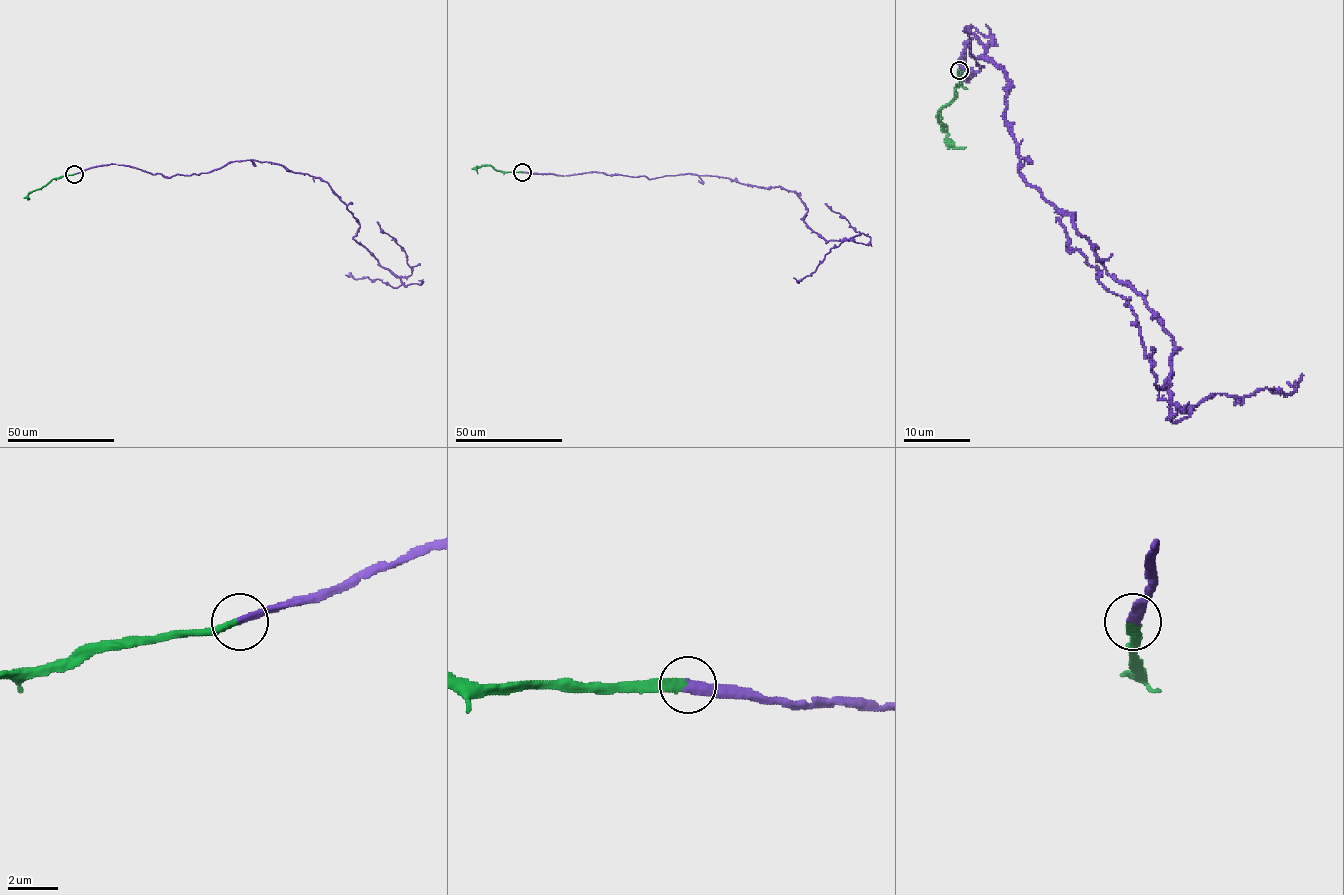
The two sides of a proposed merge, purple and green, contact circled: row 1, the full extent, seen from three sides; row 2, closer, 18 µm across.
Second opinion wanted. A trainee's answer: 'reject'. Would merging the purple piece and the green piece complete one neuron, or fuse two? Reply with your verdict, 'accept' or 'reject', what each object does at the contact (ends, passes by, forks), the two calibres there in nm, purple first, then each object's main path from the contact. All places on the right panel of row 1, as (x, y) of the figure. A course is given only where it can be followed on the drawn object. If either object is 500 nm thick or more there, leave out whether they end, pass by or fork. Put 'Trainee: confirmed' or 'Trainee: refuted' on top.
Trainee: refuted
accept; purple ends there; green ends there; 340 nm thick on the purple side, 320 nm on the other; purple runs (959, 70), (969, 27), (1009, 80), (1019, 174), (1172, 338), (1167, 386), (1055, 217); green runs (959, 70), (956, 95), (939, 114), (939, 120), (947, 139), (956, 147), (966, 147)

